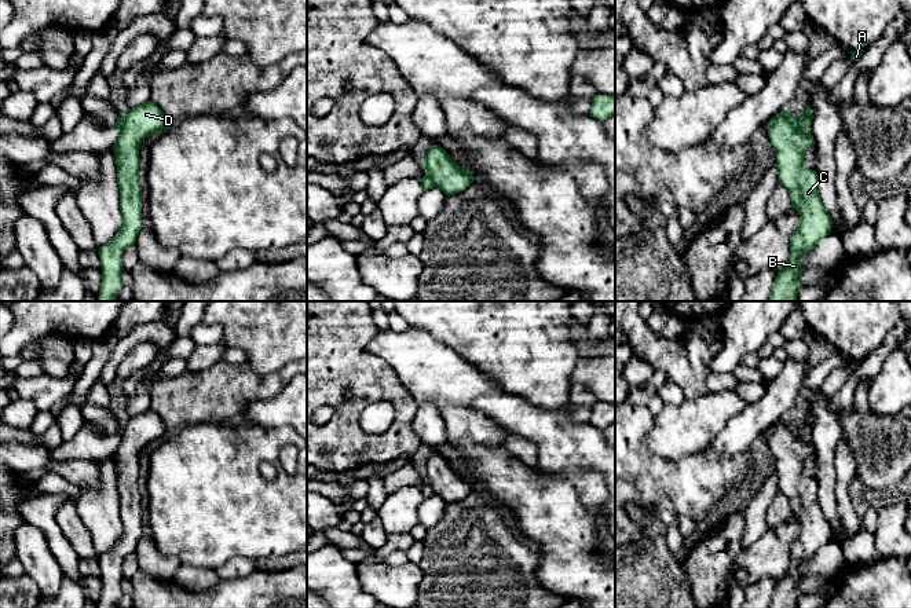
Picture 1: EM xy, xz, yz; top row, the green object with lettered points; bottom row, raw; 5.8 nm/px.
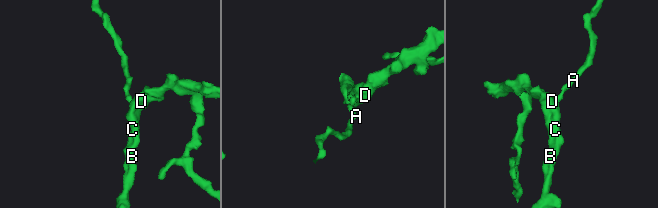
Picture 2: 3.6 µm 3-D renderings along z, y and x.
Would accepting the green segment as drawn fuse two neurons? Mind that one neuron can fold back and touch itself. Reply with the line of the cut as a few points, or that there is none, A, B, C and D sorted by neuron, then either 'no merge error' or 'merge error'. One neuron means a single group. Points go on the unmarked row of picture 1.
cut yz (798, 427), (800, 436), (809, 442); groups A / B C D; merge error

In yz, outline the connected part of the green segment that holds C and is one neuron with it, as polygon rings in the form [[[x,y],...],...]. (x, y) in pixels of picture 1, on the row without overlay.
[[[786,417],[771,428],[768,444],[776,459],[779,491],[790,501],[791,516],[800,523],[800,534],[790,547],[790,567],[778,580],[769,608],[797,608],[802,591],[798,583],[805,578],[801,565],[830,543],[833,527],[819,503],[819,484],[805,475],[805,462],[816,450],[804,442],[800,426]]]

